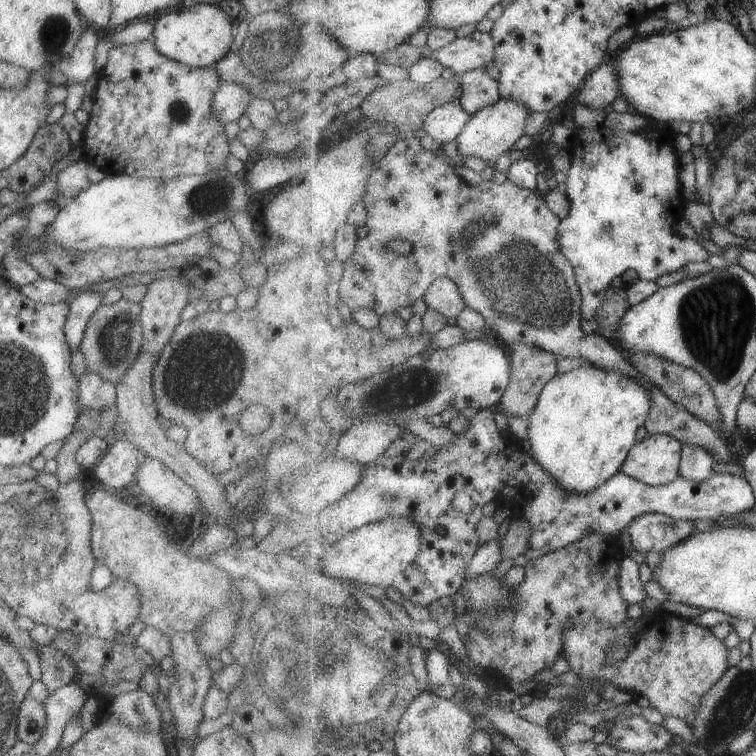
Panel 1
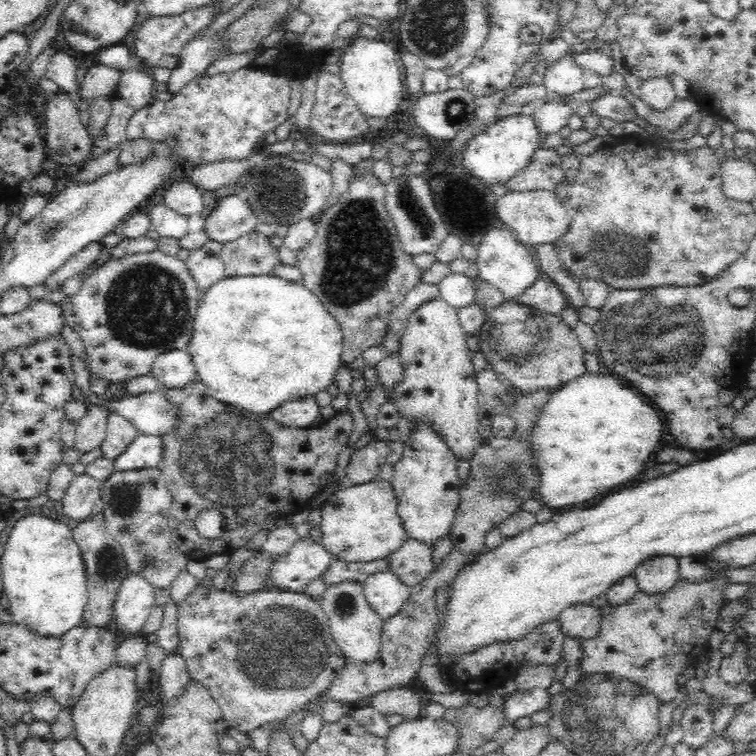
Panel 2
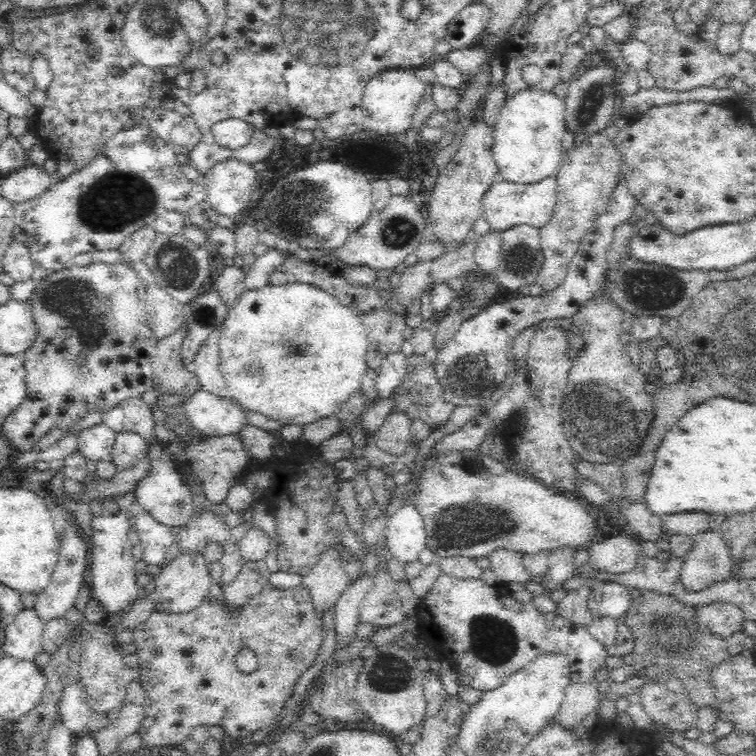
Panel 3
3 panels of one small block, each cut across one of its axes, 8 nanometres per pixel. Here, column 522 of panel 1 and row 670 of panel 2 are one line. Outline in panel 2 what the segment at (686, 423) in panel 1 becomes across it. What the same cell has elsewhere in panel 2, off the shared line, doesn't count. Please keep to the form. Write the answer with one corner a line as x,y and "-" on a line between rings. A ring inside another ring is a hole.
203,585
196,587
177,612
177,653
186,663
191,682
197,682
210,693
221,710
225,727
245,735
264,724
288,718
309,701
326,694
347,663
331,637
329,620
322,605
304,591
262,587
242,595

